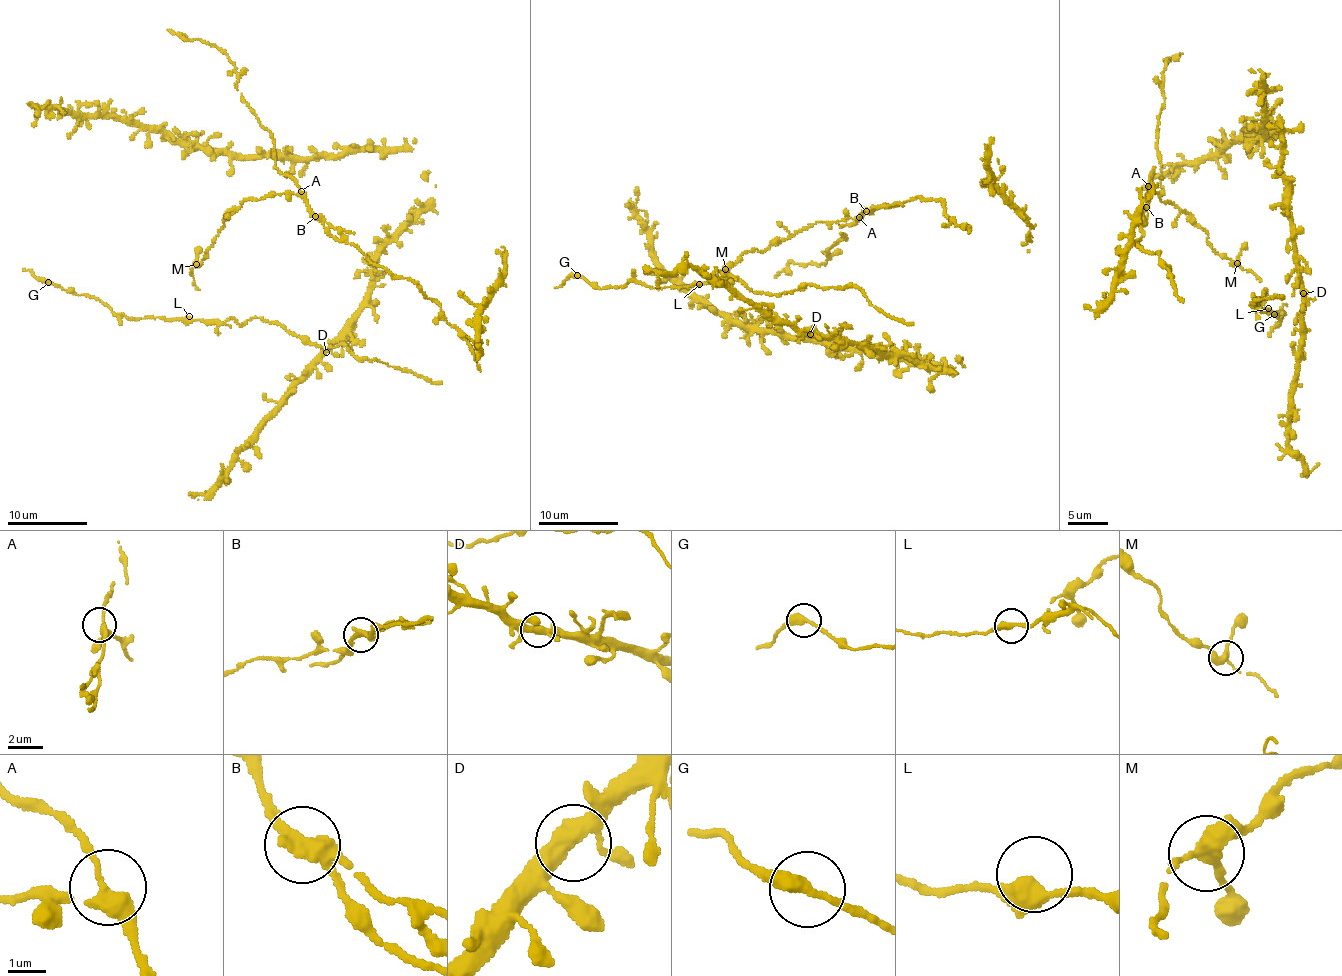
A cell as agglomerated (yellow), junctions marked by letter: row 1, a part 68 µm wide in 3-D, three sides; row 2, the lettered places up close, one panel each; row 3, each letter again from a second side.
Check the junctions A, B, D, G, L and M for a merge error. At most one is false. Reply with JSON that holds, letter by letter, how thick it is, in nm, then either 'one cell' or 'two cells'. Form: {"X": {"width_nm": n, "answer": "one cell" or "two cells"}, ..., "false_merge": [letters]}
{"A": {"width_nm": 280, "answer": "one cell"}, "B": {"width_nm": 320, "answer": "two cells"}, "D": {"width_nm": 360, "answer": "one cell"}, "G": {"width_nm": 360, "answer": "one cell"}, "L": {"width_nm": 360, "answer": "one cell"}, "M": {"width_nm": 320, "answer": "one cell"}, "false_merge": ["B"]}

